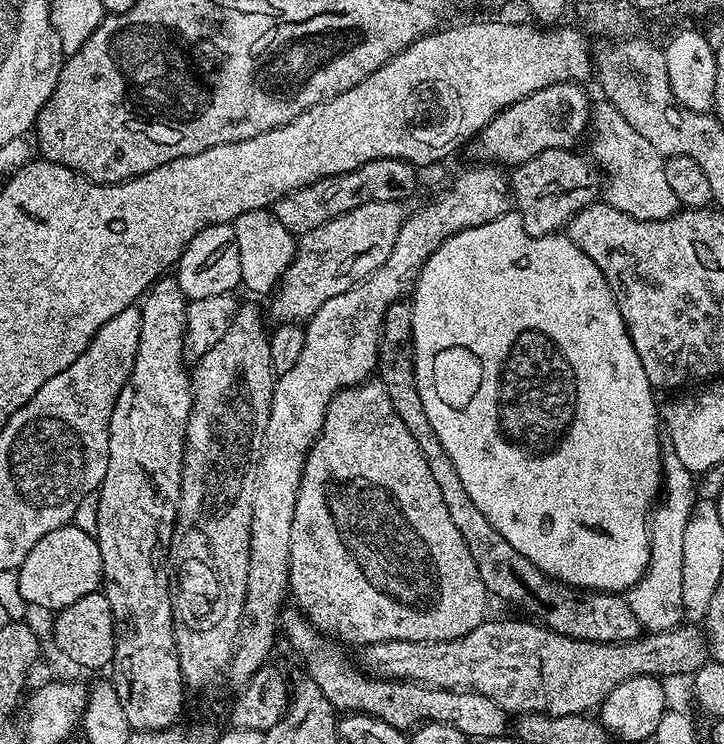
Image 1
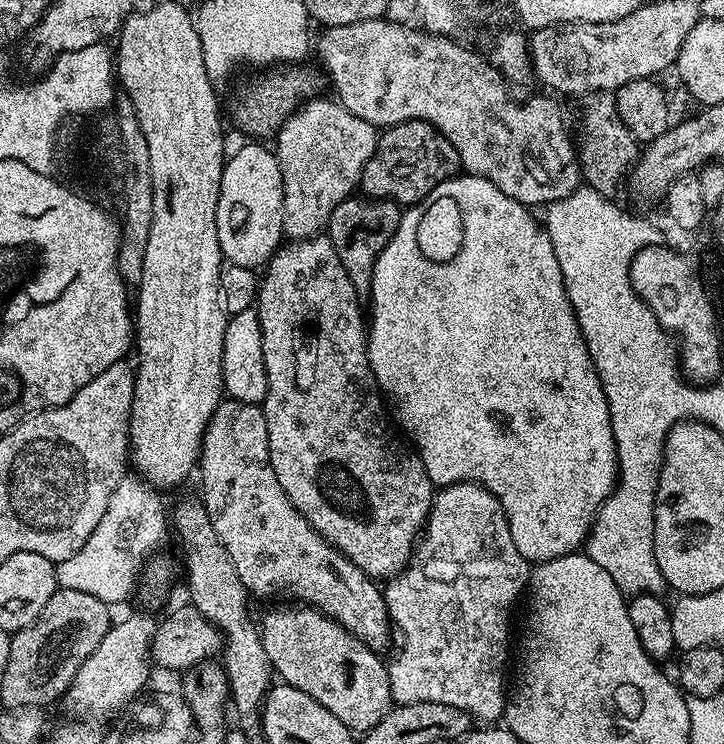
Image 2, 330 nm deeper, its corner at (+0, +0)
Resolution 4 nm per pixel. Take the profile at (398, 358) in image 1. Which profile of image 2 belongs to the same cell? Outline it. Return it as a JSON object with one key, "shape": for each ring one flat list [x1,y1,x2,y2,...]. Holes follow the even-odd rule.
{"shape":[[363,194,347,196,334,206,326,235,334,246,334,254,338,254,342,266,346,266,346,274,350,274,357,296,364,298,371,293,374,262,378,262,378,254,382,254,390,238,394,238,401,215,401,205,395,200,373,200]]}

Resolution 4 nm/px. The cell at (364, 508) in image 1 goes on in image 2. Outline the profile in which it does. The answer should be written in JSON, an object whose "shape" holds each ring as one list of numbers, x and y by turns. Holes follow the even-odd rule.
{"shape":[[324,234,285,243,263,272,254,315,262,330,262,358,266,362,268,383,262,407,274,474,282,490,286,490,286,498,290,498,327,544,333,544,367,576,397,576,411,561,414,545,432,509,434,485,422,466,420,453,407,443,404,445,396,437,397,429,388,425,388,416,384,413,386,400,368,361,366,316,360,313,361,297,357,296,346,266,342,266]]}

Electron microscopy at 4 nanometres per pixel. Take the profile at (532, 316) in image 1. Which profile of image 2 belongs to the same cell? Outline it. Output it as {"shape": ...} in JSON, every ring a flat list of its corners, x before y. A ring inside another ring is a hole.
{"shape":[[457,174,452,176,446,182,442,182,438,186,434,186,434,190,430,190,430,194,425,196,418,203,405,207,403,209,400,221,398,222,398,230,394,234,394,238,390,238,390,242,382,250,382,254,378,254,378,262,374,262,374,274,372,275,372,290,370,293,370,301,372,300,372,316,370,312,370,323,366,328,368,338,368,361,370,362,370,370,374,374,376,384,380,387,381,393,396,407,396,416,400,419,399,427,412,435,411,443,414,445,415,451,420,453,420,461,426,470,426,474,432,480,433,485,443,486,445,484,483,484,485,488,498,498,498,502,502,506,504,516,508,520,510,526,510,534,514,538,514,546,518,550,518,554,522,554,522,558,529,562,543,562,553,560,559,556,566,556,577,551,576,548,585,543,588,538,588,531,592,528,592,523,596,521,596,513,604,505,604,500,612,493,618,479,618,469,616,467,616,443,614,442,614,434,610,426,610,406,606,394,602,390,602,382,596,373,594,362,590,358,590,350,586,346,586,342,582,338,582,330,578,324,578,318,572,309,572,303,568,300,566,294,566,286,562,278,562,270,558,266,558,258,554,258,554,246,550,242,547,231,531,216,529,209,523,204,519,204,514,198,510,198,506,194,502,194,502,190,498,190,498,186,494,186,486,178,478,178,477,176,469,176,467,174]]}

